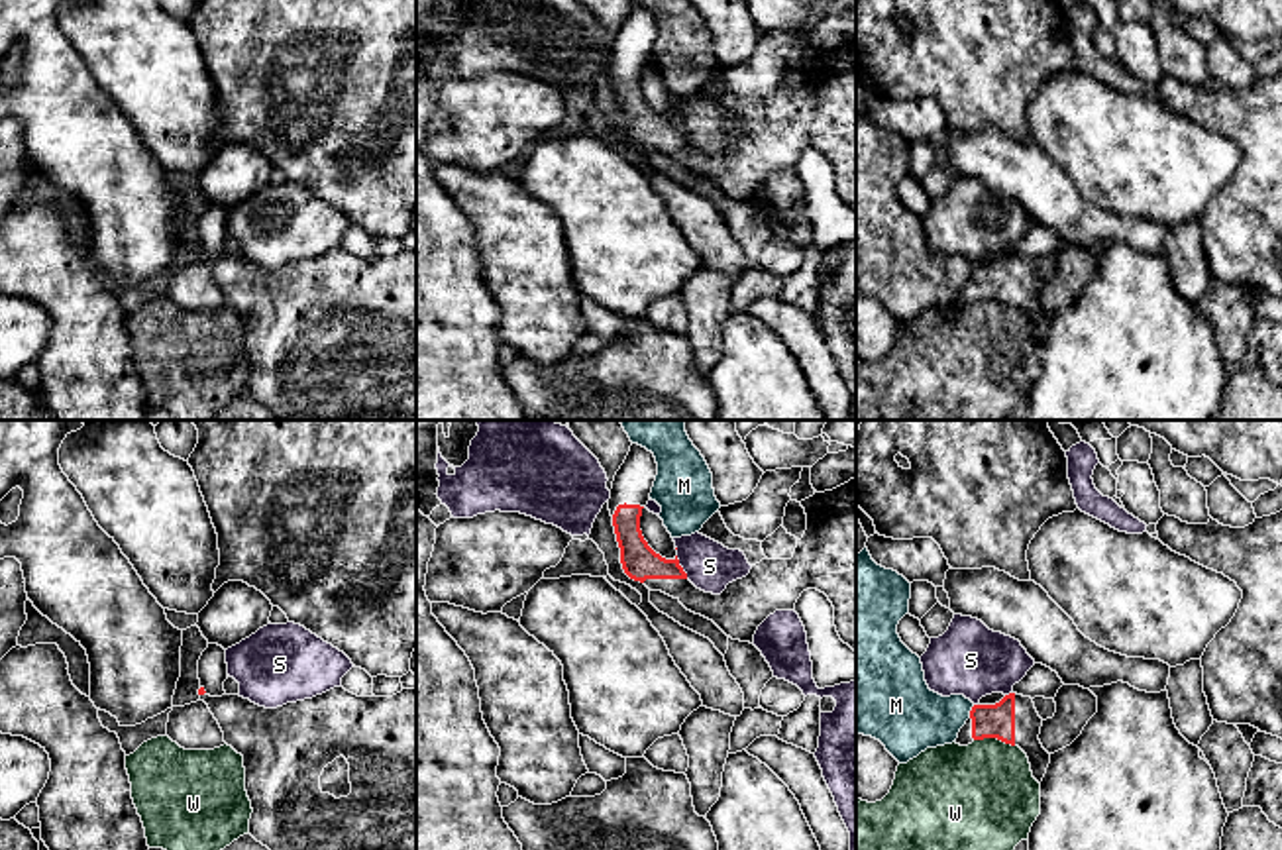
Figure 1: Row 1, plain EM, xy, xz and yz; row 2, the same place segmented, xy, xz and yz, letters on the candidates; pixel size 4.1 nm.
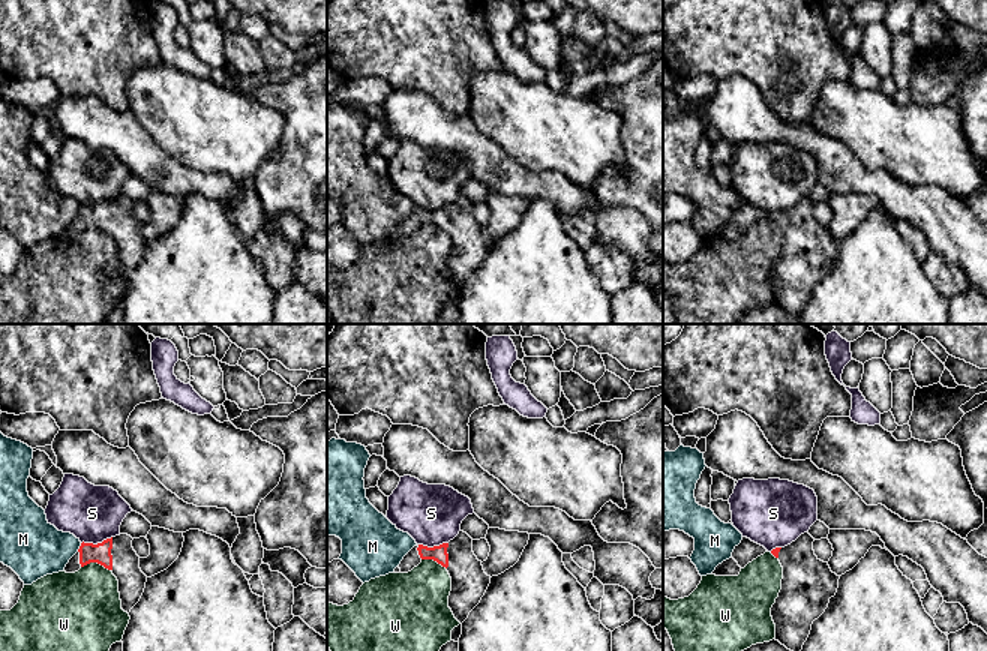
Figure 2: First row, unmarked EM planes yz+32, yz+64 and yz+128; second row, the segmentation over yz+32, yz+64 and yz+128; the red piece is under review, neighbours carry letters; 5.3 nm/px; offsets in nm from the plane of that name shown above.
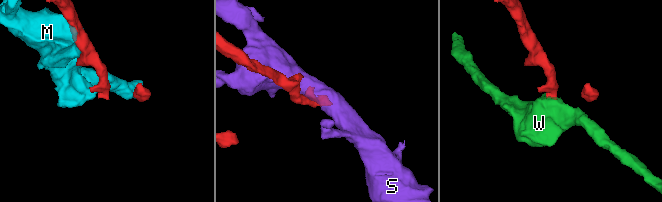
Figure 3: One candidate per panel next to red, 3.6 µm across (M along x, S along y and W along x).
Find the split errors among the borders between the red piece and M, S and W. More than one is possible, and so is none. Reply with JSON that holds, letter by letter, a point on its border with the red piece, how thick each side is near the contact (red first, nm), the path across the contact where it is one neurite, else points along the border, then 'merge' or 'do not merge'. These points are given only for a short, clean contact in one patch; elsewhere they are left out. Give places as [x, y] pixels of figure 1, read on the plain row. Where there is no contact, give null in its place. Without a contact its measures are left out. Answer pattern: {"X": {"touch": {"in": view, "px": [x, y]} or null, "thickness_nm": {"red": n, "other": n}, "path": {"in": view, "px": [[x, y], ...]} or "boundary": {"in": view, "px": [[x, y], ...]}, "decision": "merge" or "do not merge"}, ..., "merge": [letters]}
{"M": {"touch": {"in": "yz", "px": [970, 271]}, "thickness_nm": {"red": 140, "other": 280}, "decision": "do not merge"}, "S": {"touch": {"in": "xz", "px": [682, 128]}, "thickness_nm": {"red": 150, "other": 200}, "decision": "do not merge"}, "W": {"touch": {"in": "yz", "px": [994, 297]}, "thickness_nm": {"red": 140, "other": 440}, "boundary": {"in": "yz", "px": [[974, 299], [1000, 299], [1014, 307]]}, "decision": "do not merge"}, "merge": []}

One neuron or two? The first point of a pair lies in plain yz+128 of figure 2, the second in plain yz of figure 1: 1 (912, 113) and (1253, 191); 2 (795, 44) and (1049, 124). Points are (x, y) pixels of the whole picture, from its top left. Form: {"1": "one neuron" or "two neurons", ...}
{"1": "two neurons", "2": "two neurons"}

